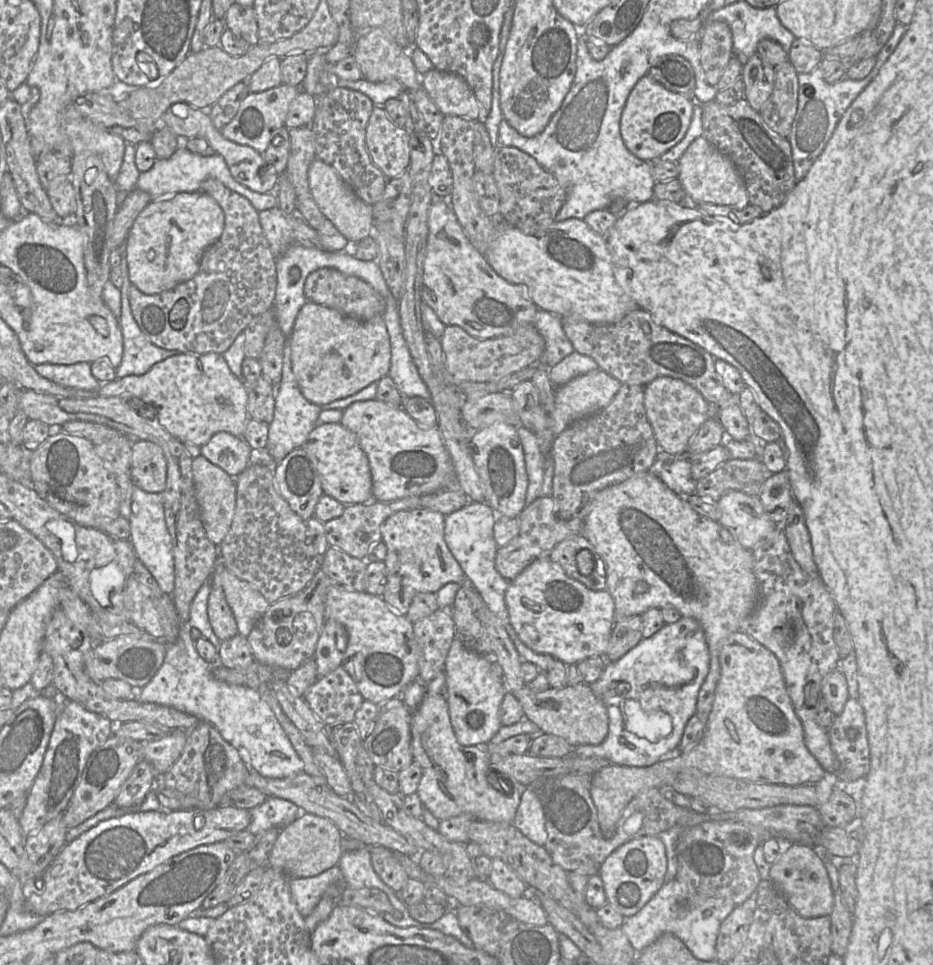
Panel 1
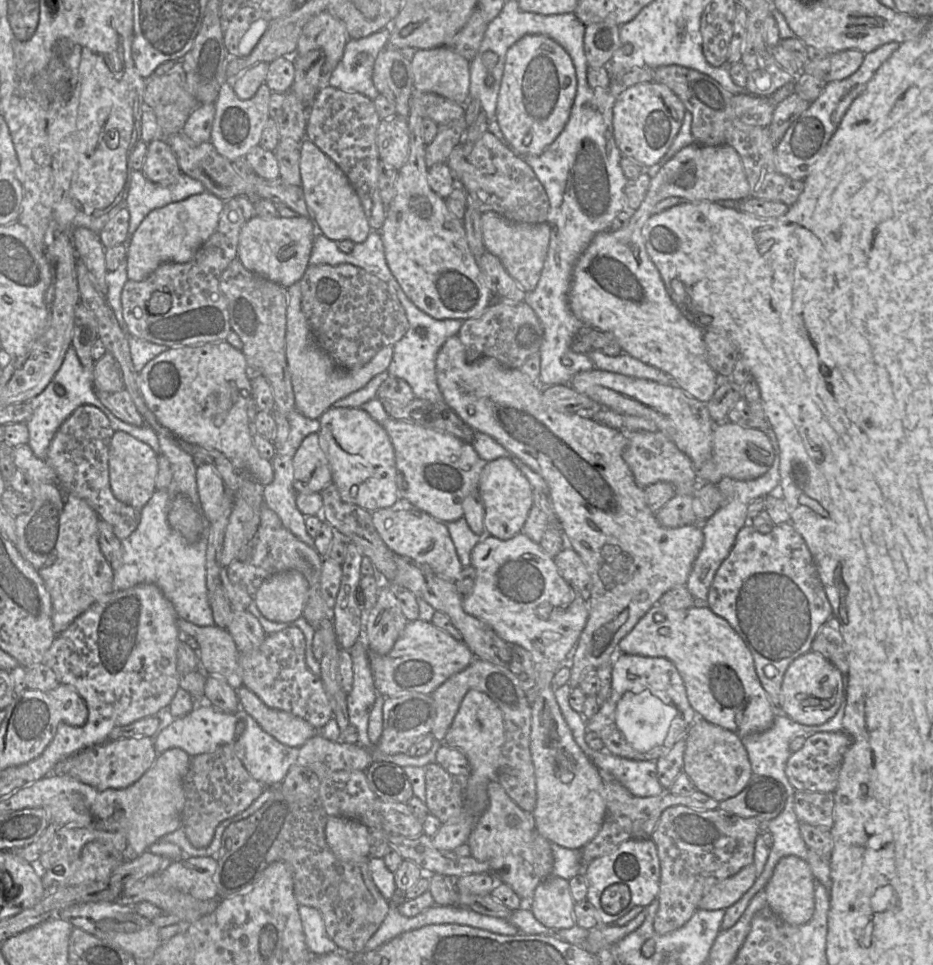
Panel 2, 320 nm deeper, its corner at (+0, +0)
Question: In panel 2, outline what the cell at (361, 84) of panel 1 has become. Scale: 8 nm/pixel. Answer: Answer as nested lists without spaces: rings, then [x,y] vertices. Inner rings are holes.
[[[385,27],[364,38],[349,38],[328,85],[345,92],[363,94],[374,101],[379,95],[373,83],[374,63],[379,52],[387,46],[390,34],[391,27]]]

